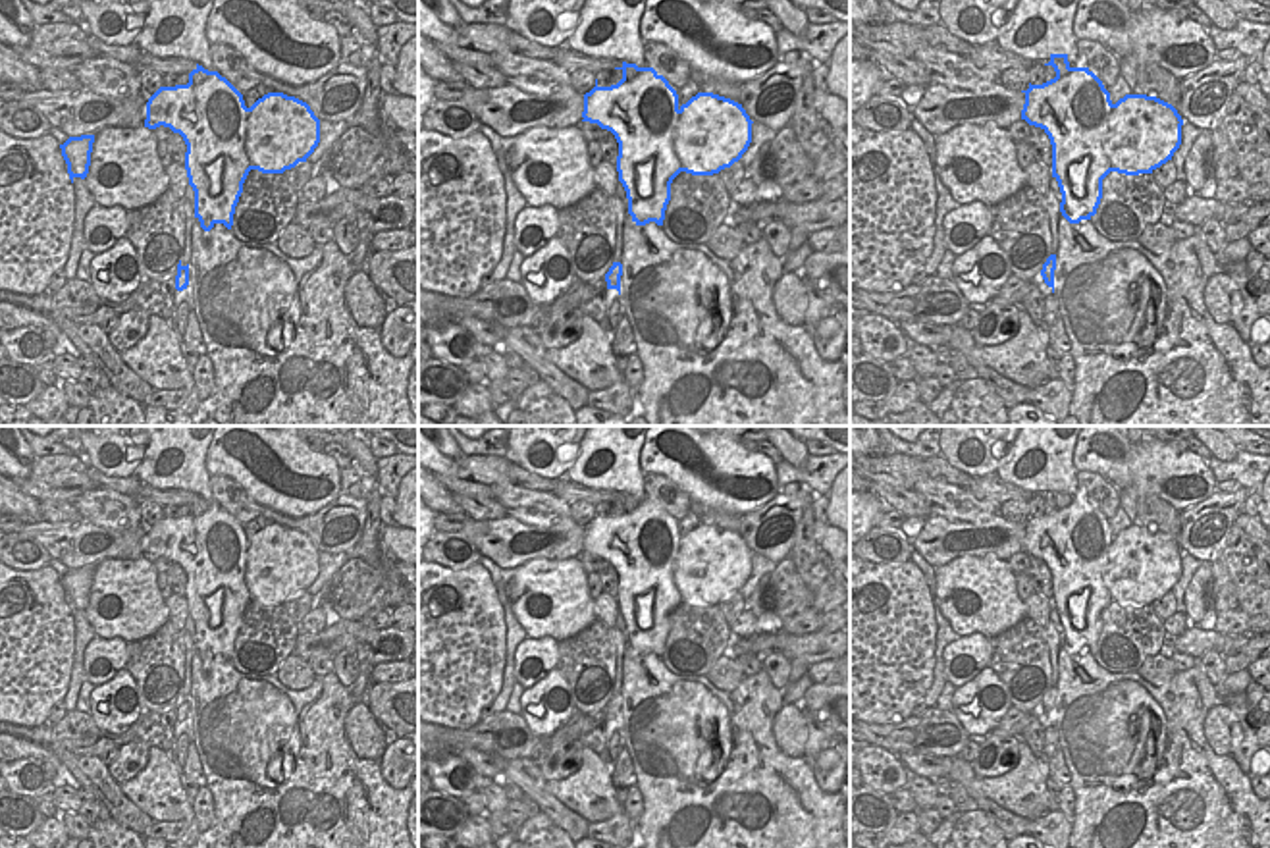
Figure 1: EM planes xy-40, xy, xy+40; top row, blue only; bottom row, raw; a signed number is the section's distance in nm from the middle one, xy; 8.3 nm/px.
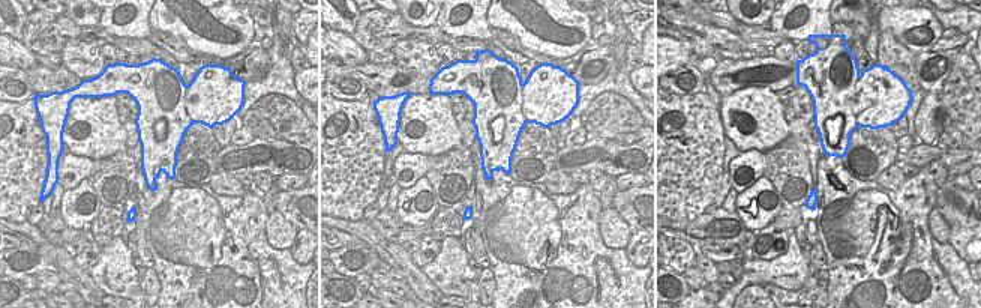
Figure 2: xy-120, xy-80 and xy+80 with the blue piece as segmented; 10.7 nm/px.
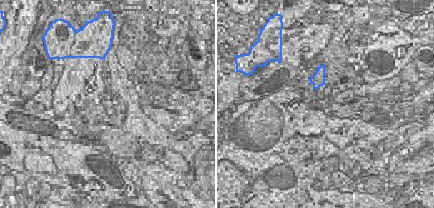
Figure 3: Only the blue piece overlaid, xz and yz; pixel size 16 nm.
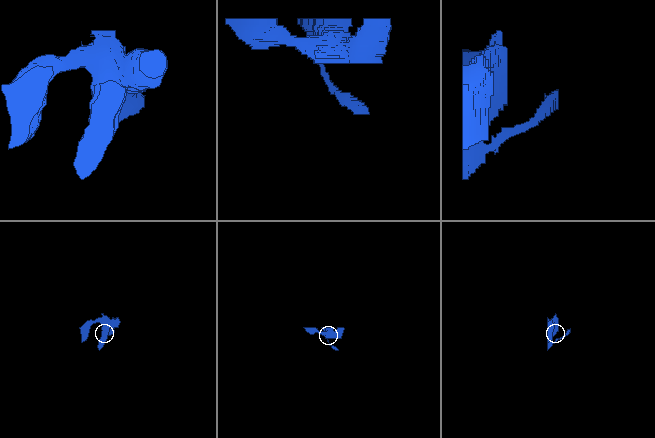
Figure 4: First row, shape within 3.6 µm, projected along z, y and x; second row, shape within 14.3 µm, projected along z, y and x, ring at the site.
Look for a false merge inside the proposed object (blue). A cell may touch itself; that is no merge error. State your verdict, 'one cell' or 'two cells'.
two cells

